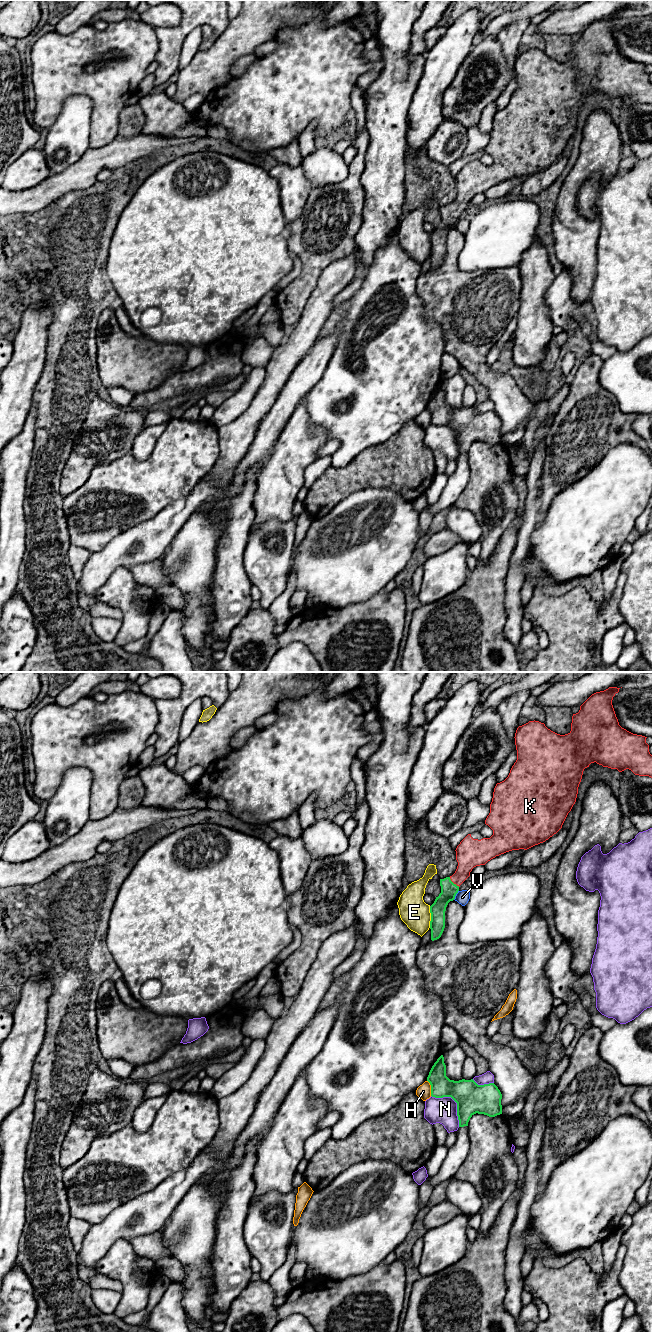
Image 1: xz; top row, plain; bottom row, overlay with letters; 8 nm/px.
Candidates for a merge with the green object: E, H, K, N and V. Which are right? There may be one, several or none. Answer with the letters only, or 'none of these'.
K

